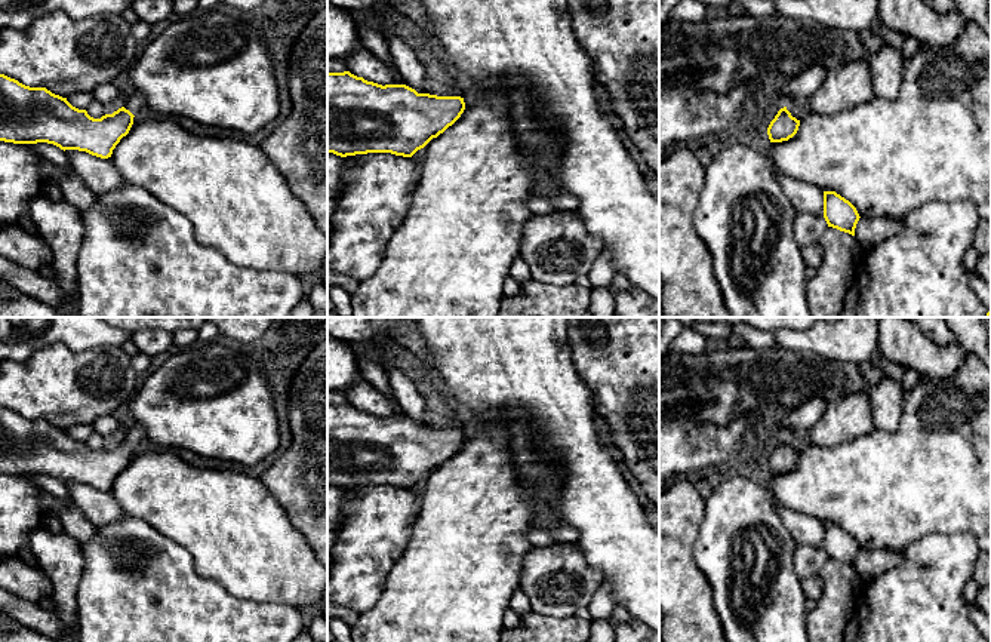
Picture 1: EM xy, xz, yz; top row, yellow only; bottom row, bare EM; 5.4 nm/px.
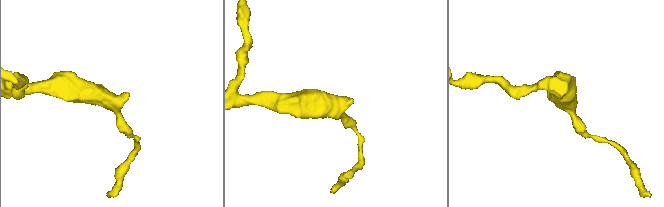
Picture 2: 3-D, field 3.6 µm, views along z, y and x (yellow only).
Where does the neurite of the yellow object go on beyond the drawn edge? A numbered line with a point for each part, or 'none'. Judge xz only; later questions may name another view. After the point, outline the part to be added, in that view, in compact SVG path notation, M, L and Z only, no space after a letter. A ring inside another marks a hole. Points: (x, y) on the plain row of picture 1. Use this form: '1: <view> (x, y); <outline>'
none

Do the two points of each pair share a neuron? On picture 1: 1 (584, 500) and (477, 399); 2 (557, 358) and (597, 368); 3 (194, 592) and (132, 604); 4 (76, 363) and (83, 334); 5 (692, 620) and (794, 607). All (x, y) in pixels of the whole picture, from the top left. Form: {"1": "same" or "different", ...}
{"1": "same", "2": "different", "3": "same", "4": "different", "5": "different"}

